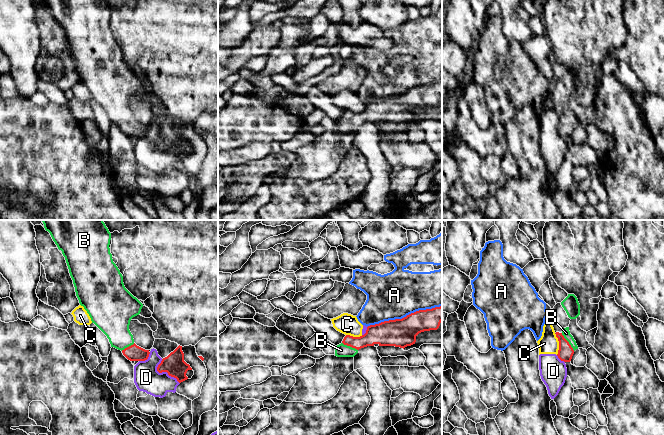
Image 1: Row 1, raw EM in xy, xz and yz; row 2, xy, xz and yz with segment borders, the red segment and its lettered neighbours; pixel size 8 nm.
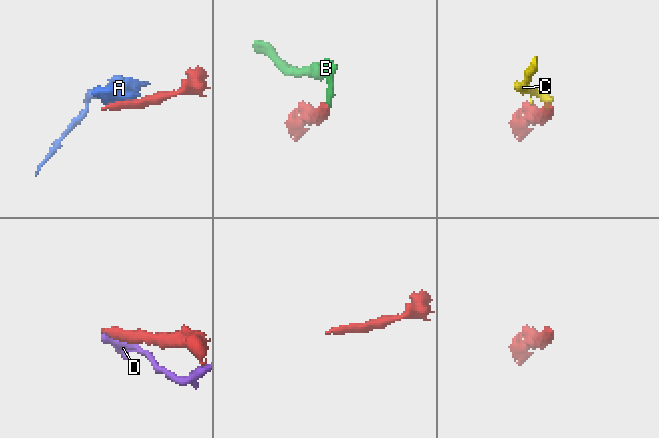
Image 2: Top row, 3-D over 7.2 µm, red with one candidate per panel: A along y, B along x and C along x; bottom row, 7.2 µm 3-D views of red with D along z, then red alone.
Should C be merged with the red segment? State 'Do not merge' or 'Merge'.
Do not merge

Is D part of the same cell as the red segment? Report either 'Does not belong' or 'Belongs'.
Does not belong

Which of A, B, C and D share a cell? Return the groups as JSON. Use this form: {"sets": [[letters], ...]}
{"sets": [["A"], ["B"], ["C", "D"]]}

